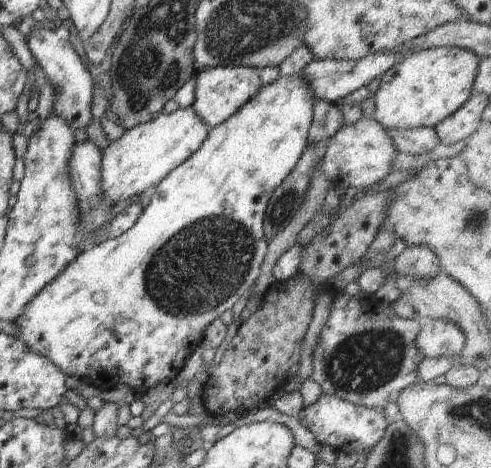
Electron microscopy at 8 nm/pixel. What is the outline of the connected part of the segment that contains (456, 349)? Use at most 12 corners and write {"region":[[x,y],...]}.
{"region":[[420,319],[425,357],[458,358],[466,344],[454,322]]}

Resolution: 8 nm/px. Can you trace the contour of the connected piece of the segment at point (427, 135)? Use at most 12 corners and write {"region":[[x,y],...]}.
{"region":[[434,127],[387,130],[404,154],[424,154],[440,144]]}

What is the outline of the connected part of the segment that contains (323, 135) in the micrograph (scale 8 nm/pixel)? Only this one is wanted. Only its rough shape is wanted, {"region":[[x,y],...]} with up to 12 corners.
{"region":[[315,99],[309,142],[324,142],[345,124],[335,102]]}

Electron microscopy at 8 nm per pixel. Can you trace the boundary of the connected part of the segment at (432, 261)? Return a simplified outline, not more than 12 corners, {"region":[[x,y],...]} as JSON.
{"region":[[407,246],[393,274],[434,278],[439,258],[428,246]]}

